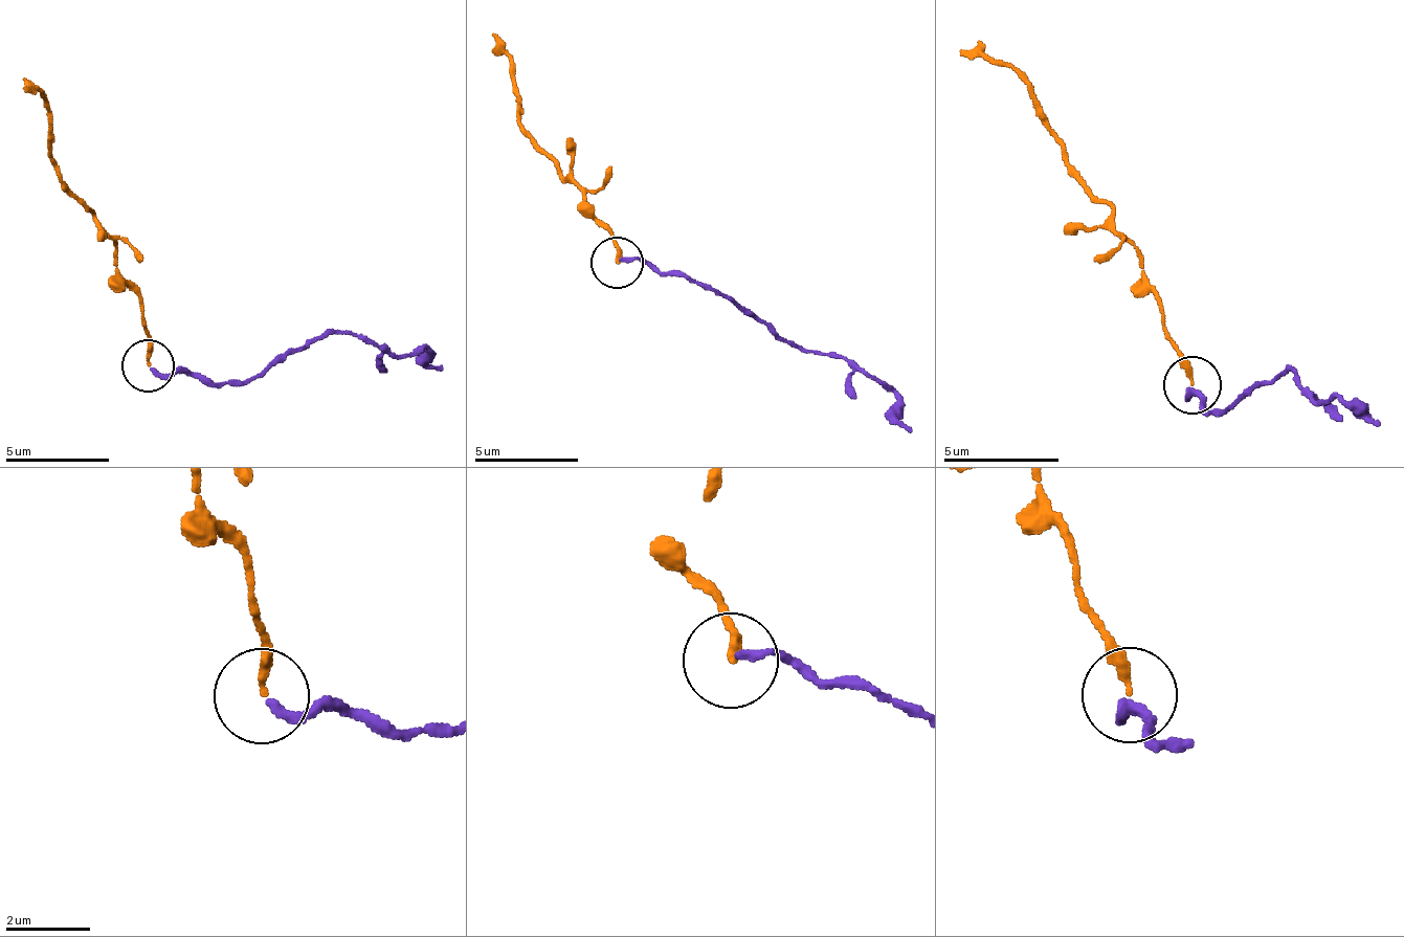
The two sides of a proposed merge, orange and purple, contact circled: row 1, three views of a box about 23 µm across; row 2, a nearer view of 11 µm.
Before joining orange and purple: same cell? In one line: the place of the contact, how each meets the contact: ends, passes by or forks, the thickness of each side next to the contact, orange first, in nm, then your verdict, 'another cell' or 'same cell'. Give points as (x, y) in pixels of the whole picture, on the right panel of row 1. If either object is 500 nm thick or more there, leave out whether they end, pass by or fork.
place (1191, 385); orange ends; purple ends; calibres 200 and 200 nm; same cell

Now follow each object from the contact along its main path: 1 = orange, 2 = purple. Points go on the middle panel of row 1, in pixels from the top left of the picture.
1: (616, 264), (610, 232), (584, 209), (574, 181), (563, 180), (527, 135), (511, 77), (511, 57), (490, 36)
2: (620, 259), (646, 259), (662, 274), (719, 291), (797, 344), (865, 372), (896, 393), (896, 414), (912, 430)

